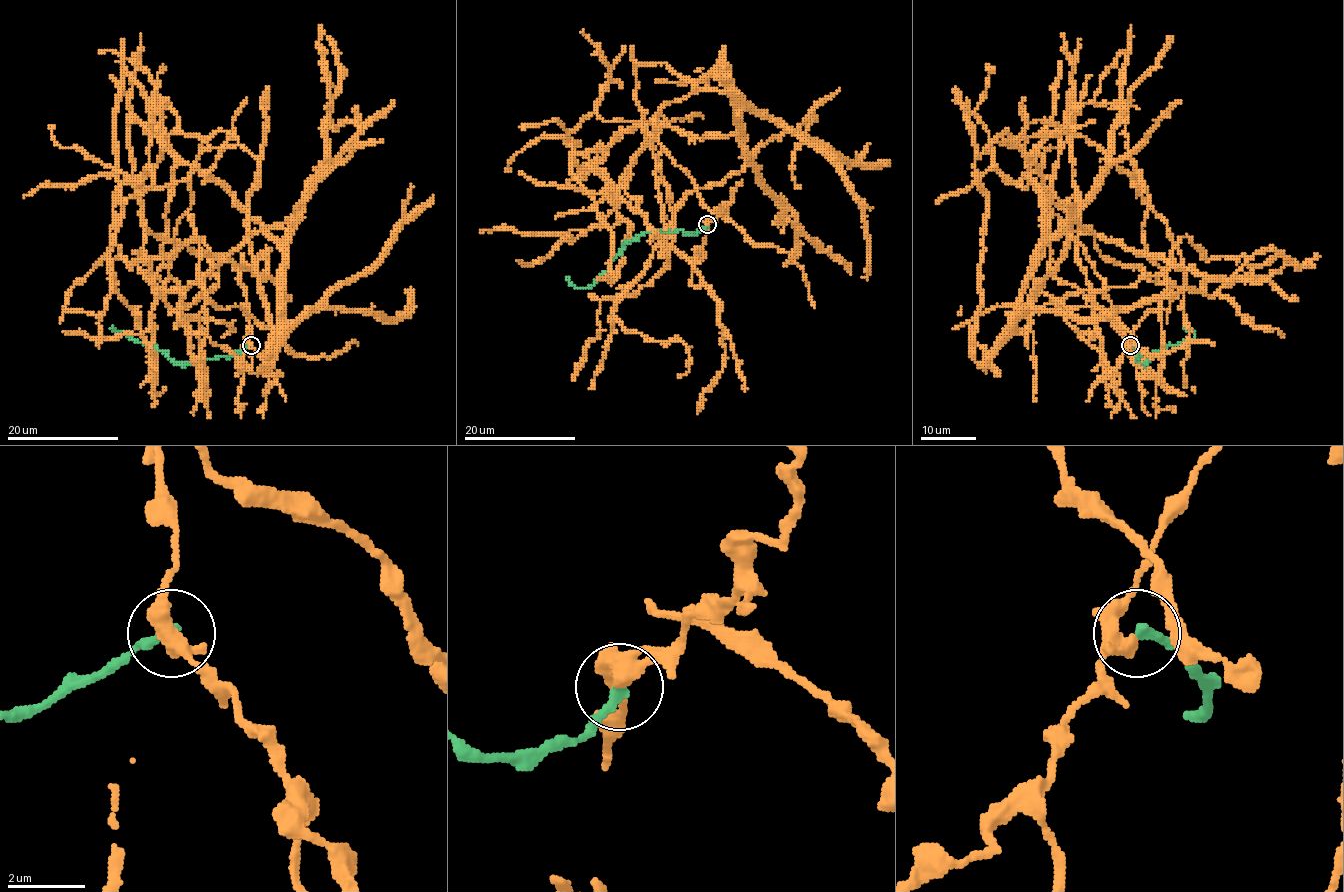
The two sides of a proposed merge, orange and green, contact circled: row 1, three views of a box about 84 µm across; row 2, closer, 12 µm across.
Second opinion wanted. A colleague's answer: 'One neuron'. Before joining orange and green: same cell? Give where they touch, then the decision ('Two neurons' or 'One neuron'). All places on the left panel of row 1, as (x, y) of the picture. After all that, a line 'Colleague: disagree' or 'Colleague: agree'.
Place: (251, 345). Two neurons
Colleague: disagree

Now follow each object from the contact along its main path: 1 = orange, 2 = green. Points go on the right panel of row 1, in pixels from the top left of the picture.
1: (1130, 346), (1169, 265), (1081, 227), (1071, 120), (1042, 239), (1144, 275), (978, 312), (999, 375)
2: (1130, 346), (1139, 351), (1137, 360), (1142, 364), (1165, 347), (1192, 340), (1195, 333), (1183, 328)

